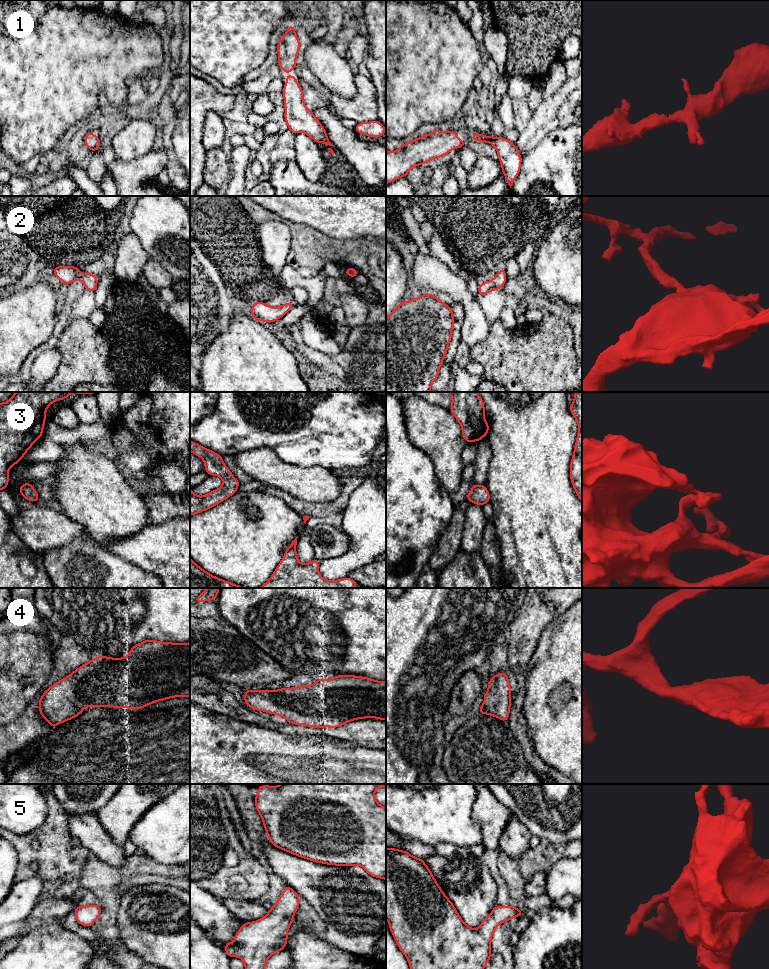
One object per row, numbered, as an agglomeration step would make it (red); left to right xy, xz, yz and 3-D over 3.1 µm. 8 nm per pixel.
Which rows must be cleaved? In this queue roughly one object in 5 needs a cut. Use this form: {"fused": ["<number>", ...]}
{"fused": []}

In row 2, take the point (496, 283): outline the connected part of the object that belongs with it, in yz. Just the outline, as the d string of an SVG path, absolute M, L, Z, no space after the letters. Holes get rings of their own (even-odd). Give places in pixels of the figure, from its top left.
M503 267L499 270L497 275L491 280L487 282L483 282L478 287L479 296L487 294L488 292L495 291L501 289L507 280L506 272Z

